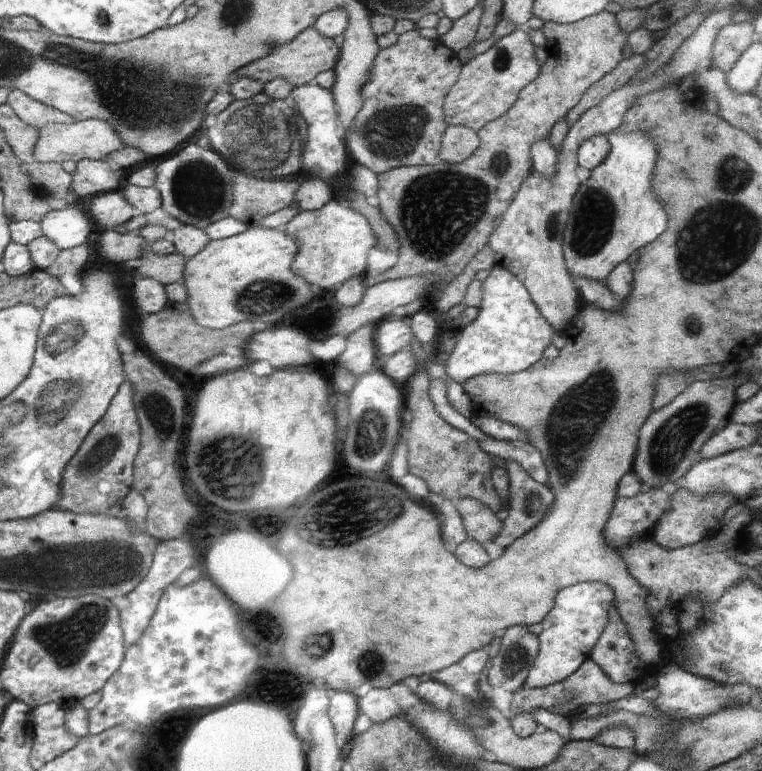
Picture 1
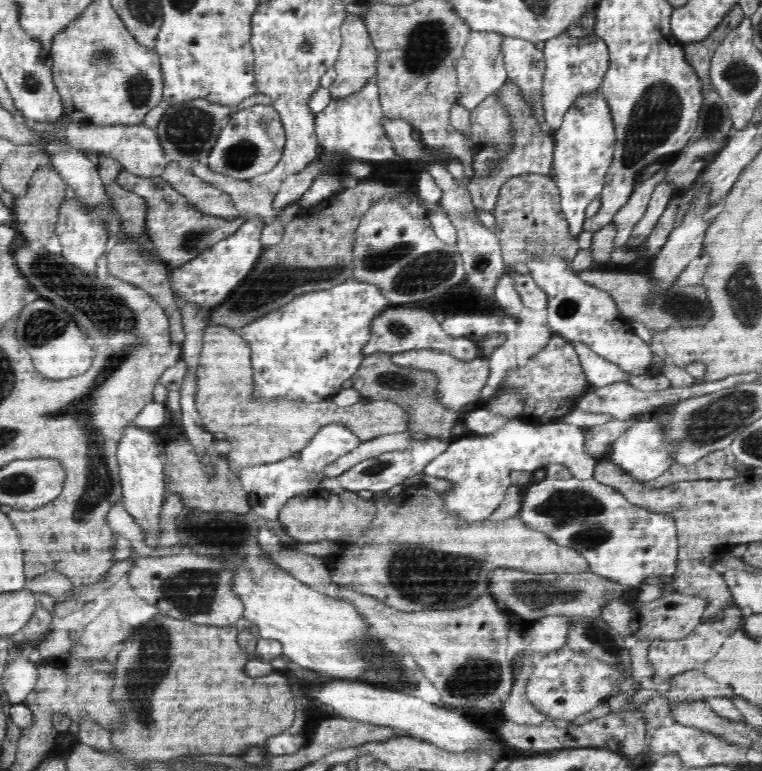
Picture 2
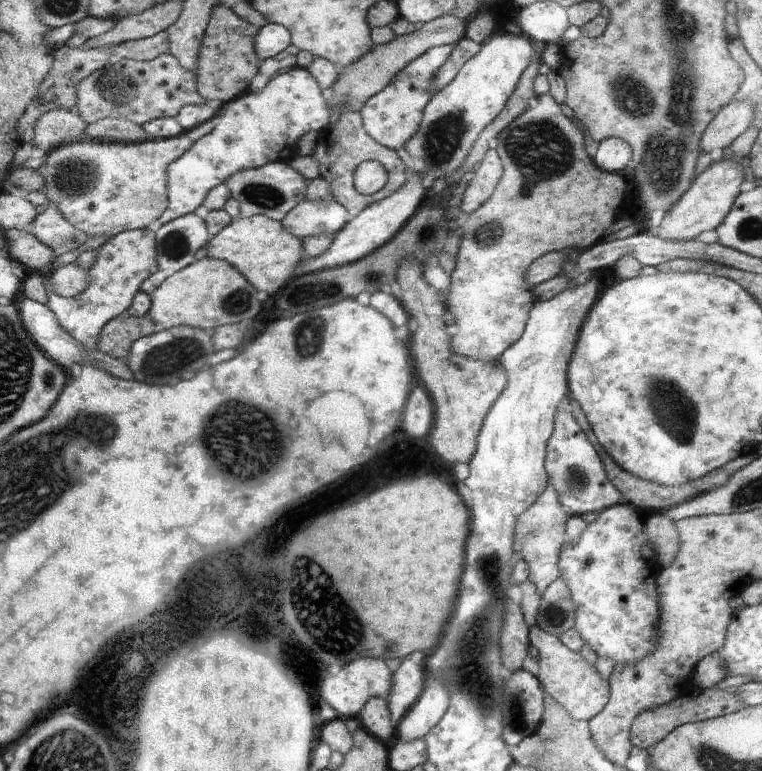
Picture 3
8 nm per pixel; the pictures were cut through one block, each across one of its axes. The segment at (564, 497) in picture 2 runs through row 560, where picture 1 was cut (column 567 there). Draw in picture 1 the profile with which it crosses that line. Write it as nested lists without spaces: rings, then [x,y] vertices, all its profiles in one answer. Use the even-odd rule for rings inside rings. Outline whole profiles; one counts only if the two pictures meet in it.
[[[600,581],[576,583],[559,590],[555,598],[554,606],[541,622],[543,630],[537,636],[539,640],[539,651],[526,680],[523,682],[523,686],[526,689],[539,689],[540,687],[544,688],[560,682],[568,678],[573,672],[576,672],[586,659],[590,659],[591,650],[594,648],[595,642],[605,627],[607,621],[606,613],[614,598],[615,596],[613,595],[611,586]]]

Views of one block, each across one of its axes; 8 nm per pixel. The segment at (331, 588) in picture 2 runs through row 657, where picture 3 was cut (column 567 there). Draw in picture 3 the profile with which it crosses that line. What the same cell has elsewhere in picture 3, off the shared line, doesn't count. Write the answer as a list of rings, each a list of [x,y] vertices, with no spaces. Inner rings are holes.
[[[568,412],[555,414],[552,438],[549,438],[546,446],[544,468],[548,484],[558,496],[558,502],[561,506],[570,508],[574,516],[588,514],[588,512],[599,513],[609,506],[628,502],[608,480],[594,446],[586,440],[584,432]]]

